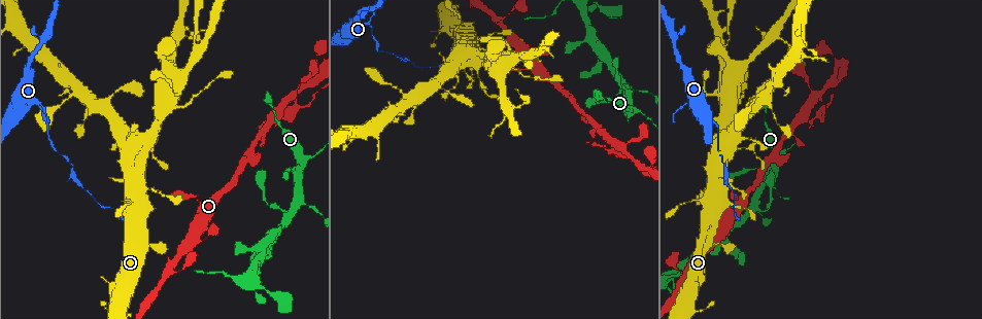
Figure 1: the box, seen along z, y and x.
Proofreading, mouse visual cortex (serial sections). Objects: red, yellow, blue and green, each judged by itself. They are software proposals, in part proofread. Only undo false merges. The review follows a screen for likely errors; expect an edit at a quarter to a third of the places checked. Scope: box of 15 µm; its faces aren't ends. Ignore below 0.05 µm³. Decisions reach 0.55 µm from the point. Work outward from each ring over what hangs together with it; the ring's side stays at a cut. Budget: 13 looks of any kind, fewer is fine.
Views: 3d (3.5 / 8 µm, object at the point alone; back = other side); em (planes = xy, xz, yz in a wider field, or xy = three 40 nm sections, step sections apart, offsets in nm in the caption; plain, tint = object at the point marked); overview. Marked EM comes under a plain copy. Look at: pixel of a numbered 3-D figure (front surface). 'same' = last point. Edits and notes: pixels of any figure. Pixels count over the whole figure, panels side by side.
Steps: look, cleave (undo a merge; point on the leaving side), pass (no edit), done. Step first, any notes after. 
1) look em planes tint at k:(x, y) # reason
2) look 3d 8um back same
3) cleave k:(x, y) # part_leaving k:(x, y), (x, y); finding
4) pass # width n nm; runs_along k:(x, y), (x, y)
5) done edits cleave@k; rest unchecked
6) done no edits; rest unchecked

look 3d 8um at 1:(181, 106) # calibre changes

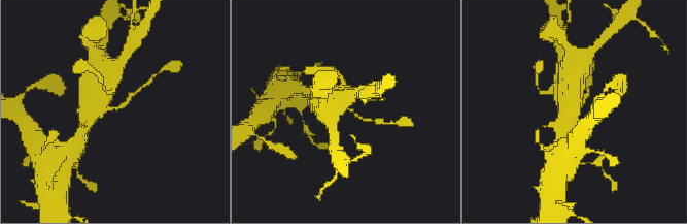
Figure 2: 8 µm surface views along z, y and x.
look em xy step 1 tint at 2:(115, 110) # shape alone is not enough

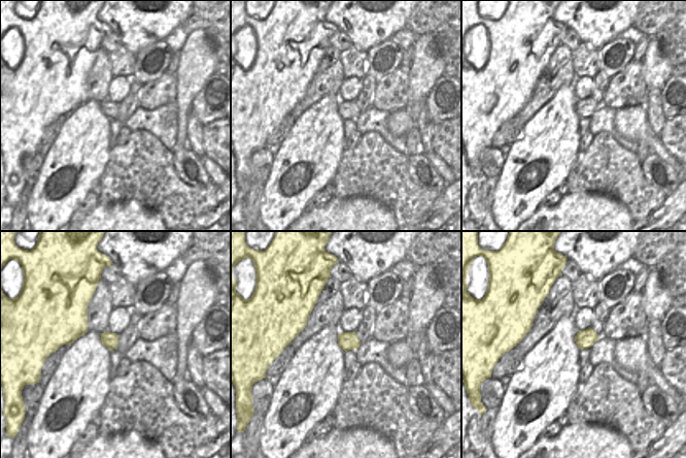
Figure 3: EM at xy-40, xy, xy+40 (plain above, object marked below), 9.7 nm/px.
pass # runs_along 2:(325, 97), (350, 108), (368, 121); one cell here

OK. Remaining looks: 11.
look 3d 8um back at 1:(372, 31) # thin neck

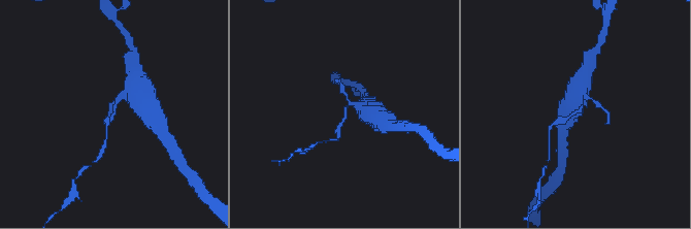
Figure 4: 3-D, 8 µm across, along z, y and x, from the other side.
look em xy step 2 tint at 4:(115, 112) # arm_widths 250, 300 nm

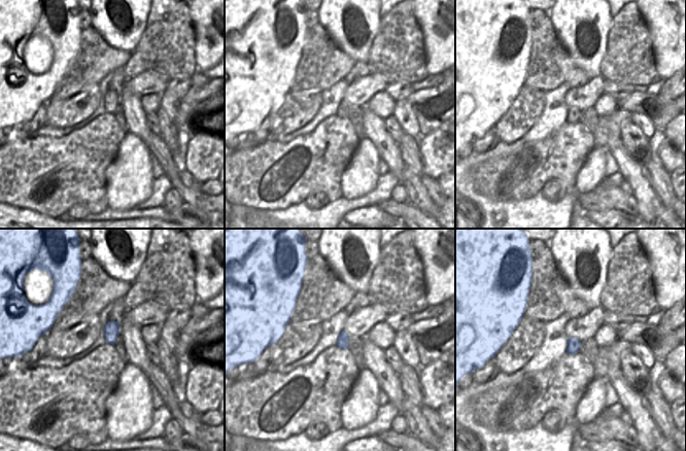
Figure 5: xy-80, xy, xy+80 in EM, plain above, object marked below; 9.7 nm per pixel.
cleave 4:(111, 118) # part_leaving 4:(347, 106), (337, 139); two cells meet here

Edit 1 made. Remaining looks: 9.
look overview # redraw

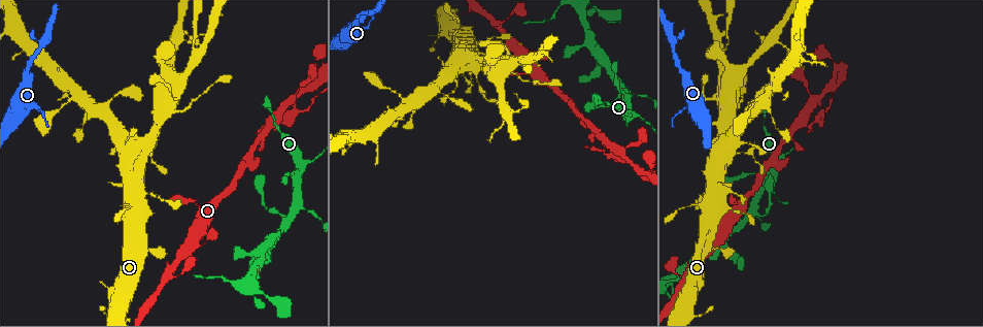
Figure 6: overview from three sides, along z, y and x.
look 3d 3.5um back at 6:(457, 21) # sudden change in width

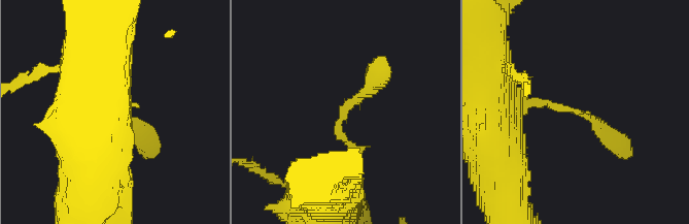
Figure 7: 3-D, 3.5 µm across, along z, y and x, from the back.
look em planes tint at 7:(341, 116) # arm_widths 200, 200 nm

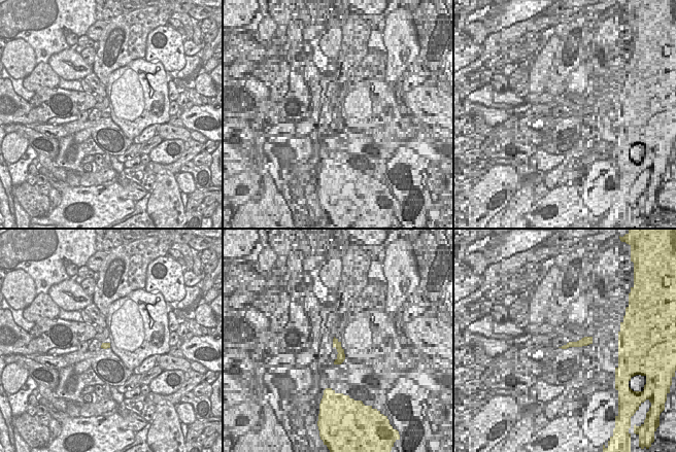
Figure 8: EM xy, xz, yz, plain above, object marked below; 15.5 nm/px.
pass # runs_along 7:(516, 106), (550, 103), (582, 113), (619, 148); one cell here

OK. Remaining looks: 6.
look 3d 3.5um back at 6:(183, 272) # sudden change in width

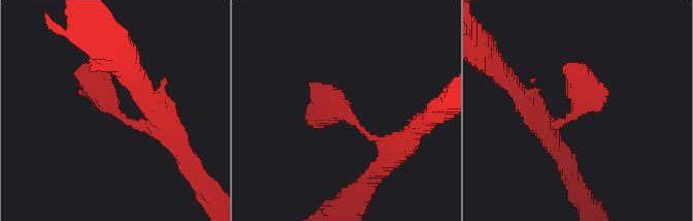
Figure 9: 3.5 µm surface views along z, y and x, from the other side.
look em xy step 2 tint at 9:(118, 112) # arm_widths 350, 400 nm

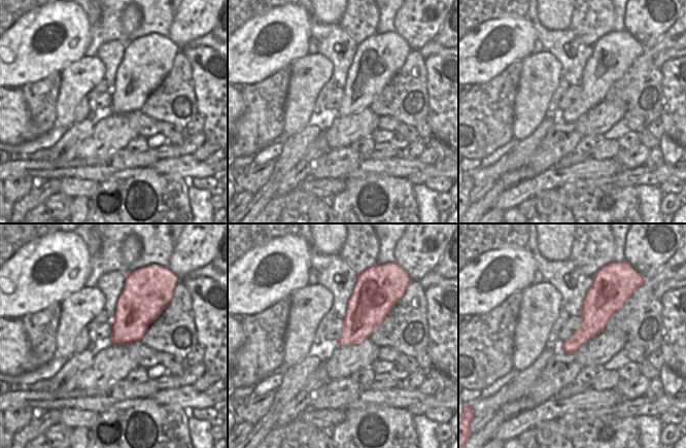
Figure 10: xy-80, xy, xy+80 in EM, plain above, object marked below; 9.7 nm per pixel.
look em planes tint same

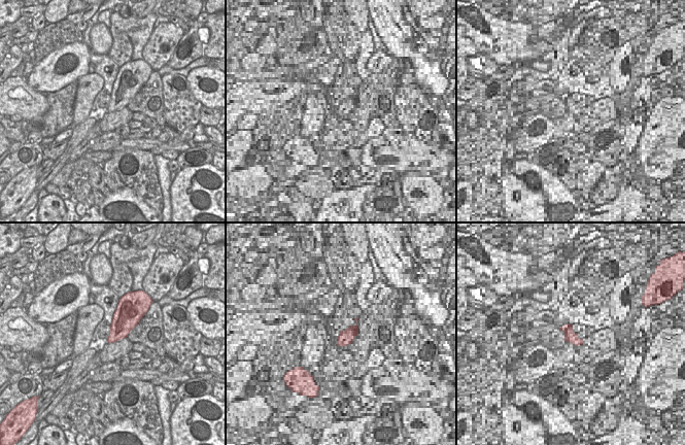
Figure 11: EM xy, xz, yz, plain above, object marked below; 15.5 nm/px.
pass # runs_along 9:(159, 114), (130, 124), (83, 66); all the same cell

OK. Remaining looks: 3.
look 3d 8um at 6:(293, 110) # narrows sharply

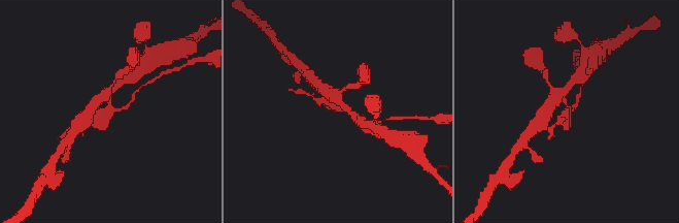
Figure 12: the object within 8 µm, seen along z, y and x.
look em xy step 5 tint at 12:(339, 109)

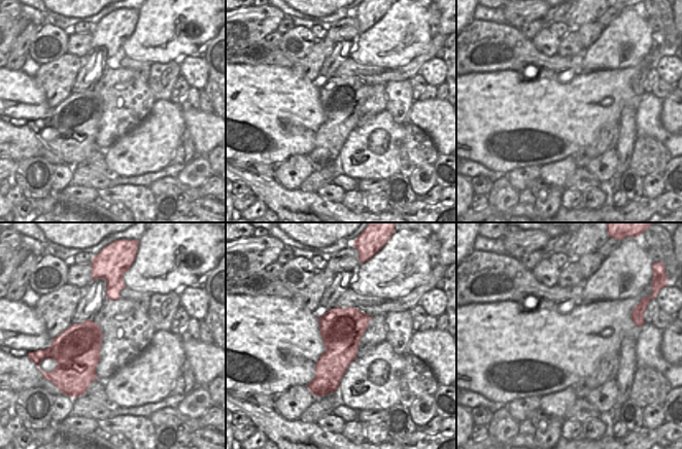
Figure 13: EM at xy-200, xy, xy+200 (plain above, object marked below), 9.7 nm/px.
cleave 12:(105, 123) # width 400 nm; part_leaving 12:(338, 108), (305, 93); a second cell is stuck on

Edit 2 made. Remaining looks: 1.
done edits cleave@4, cleave@12; rest unchecked

